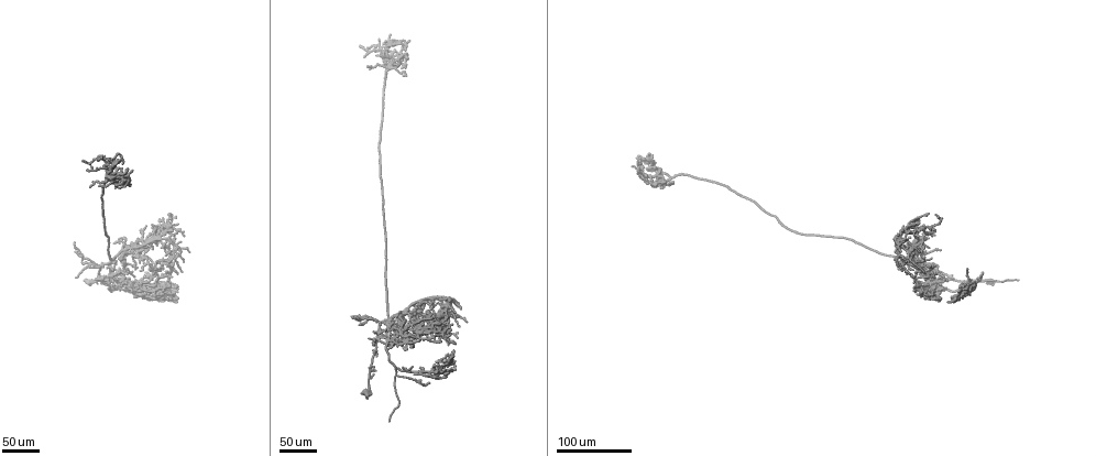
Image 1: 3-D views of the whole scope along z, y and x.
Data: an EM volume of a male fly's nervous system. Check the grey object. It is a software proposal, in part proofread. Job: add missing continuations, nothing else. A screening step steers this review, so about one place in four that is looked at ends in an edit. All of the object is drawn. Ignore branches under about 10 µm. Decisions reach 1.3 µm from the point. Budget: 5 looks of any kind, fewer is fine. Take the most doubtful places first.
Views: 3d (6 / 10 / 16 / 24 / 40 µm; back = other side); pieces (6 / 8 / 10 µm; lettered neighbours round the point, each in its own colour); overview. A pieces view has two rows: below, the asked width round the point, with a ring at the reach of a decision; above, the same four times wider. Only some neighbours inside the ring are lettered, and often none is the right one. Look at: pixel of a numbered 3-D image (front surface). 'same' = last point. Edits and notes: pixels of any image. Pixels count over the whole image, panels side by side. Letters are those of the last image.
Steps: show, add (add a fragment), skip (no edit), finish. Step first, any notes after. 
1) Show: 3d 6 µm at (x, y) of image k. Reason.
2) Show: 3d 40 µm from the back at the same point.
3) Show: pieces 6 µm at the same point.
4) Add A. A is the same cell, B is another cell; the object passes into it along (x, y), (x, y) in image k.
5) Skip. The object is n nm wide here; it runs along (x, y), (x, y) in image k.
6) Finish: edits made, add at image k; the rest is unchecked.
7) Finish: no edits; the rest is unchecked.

Show: 3d 24 µm at (109, 158) of image 1. Branch stops here.

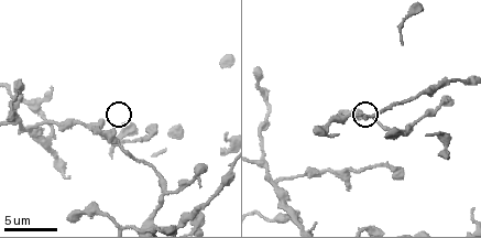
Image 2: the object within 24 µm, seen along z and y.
Show: pieces 8 µm at (94, 128) of image 2. What lies round it.

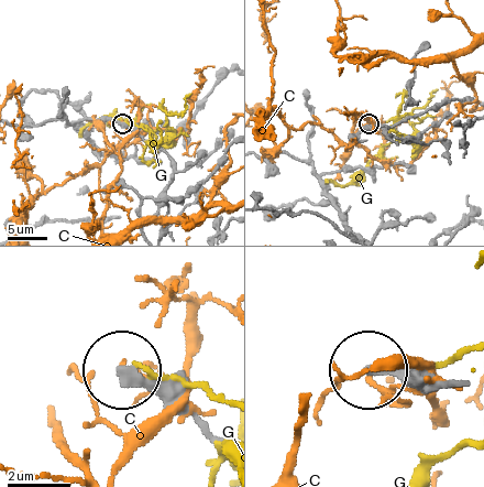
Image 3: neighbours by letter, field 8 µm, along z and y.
Skip. C and G are other cells; no lettered fragment goes on from it.

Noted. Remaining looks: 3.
Show: 3d 40 µm at (422, 379) of image 1. Free end.

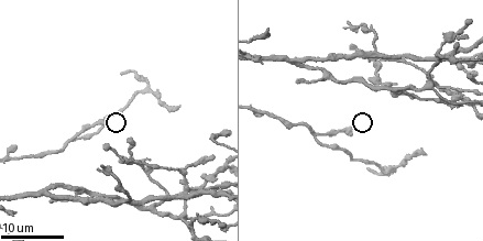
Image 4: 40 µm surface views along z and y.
Show: pieces 8 µm at (348, 134) of image 4.

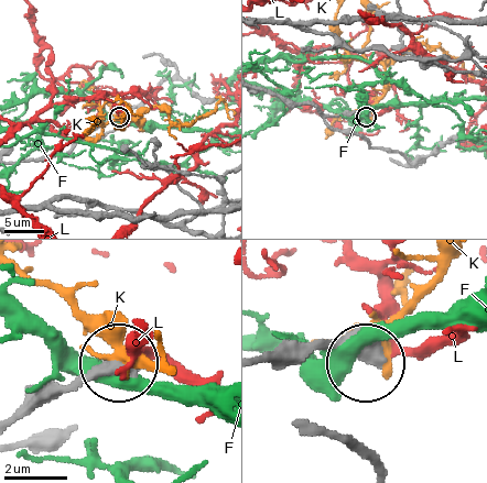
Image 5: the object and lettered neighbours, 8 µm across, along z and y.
Skip. F, K and L are other cells; it runs along (266, 358), (345, 350), (366, 363) in image 5; none of them fits.

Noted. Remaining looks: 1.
Finish: no edits; the rest is unchecked.

